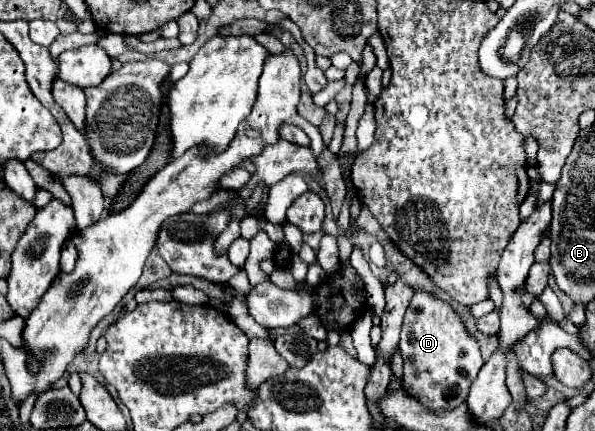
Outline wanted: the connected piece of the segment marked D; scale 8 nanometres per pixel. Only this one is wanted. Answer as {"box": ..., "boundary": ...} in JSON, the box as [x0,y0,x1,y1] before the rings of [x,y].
{"box":[399,291,483,409],"boundary":[[[417,291],[407,307],[399,351],[405,361],[403,387],[409,395],[425,407],[453,409],[467,399],[469,387],[483,367],[479,341],[465,329],[461,317],[449,303],[437,299],[433,293]]]}

